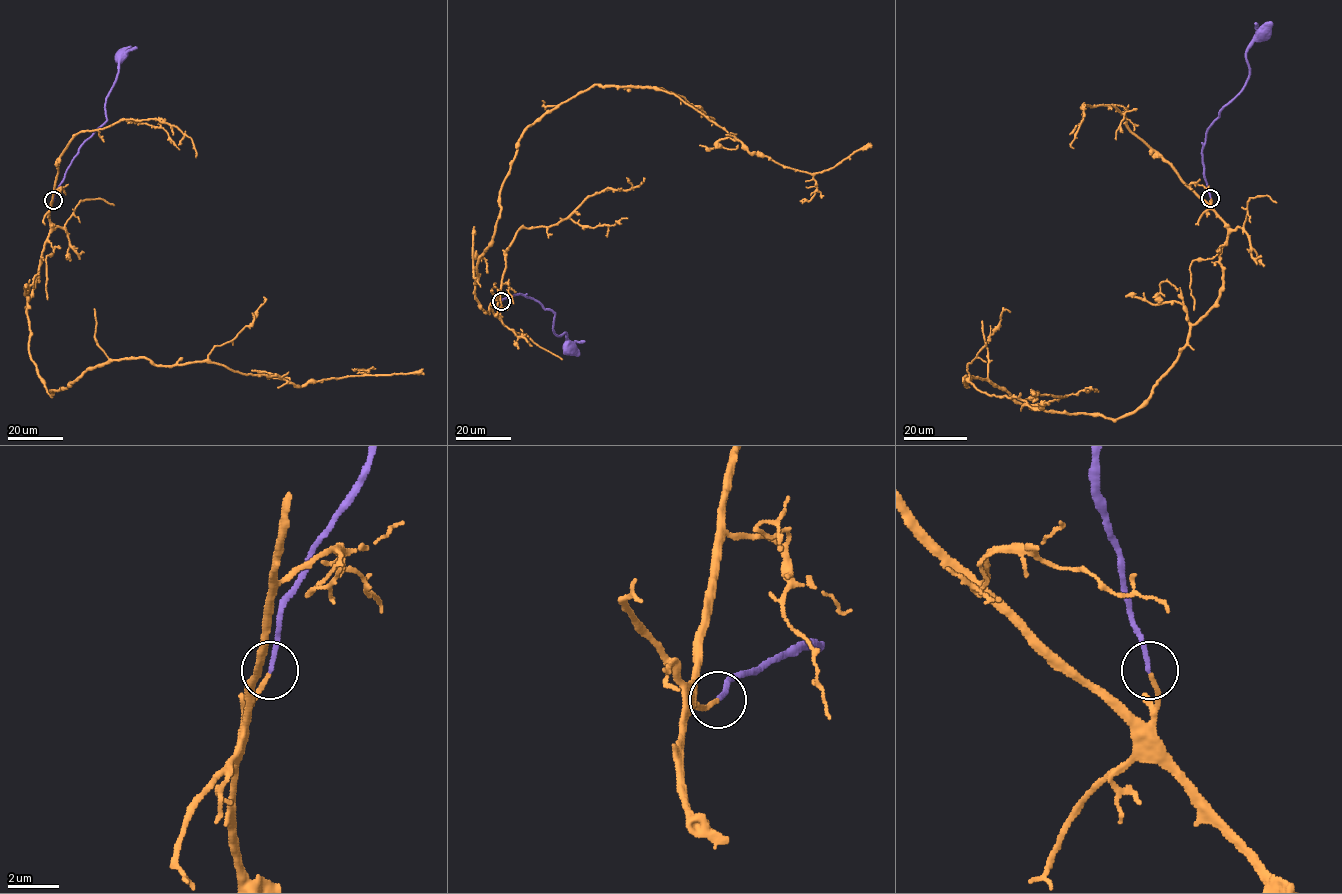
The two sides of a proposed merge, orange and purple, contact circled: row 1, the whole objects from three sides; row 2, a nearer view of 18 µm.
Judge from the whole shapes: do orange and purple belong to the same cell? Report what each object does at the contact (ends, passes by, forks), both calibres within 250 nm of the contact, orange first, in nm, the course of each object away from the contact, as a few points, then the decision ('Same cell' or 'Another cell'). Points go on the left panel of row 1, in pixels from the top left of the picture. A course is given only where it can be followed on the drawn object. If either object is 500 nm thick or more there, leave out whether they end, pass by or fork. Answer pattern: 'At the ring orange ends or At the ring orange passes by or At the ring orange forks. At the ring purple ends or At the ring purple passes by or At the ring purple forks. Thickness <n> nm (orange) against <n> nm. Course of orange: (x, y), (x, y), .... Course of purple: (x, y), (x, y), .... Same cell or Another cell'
At the ring orange ends. At the ring purple ends. Thickness 170 nm (orange) against 180 nm. Course of orange: (53, 201), (27, 304), (29, 355), (50, 395), (87, 370), (140, 357), (210, 362), (301, 387), (422, 369). Course of purple: (53, 200), (78, 148), (106, 120), (105, 102), (123, 54). Same cell

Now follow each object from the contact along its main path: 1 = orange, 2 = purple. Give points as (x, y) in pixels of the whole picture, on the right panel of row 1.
1: (1210, 198), (1227, 229), (1222, 289), (1150, 395), (1116, 419), (964, 378), (1040, 409), (1065, 396), (1030, 390)
2: (1210, 197), (1202, 154), (1207, 130), (1218, 117), (1218, 112), (1244, 86), (1249, 73), (1247, 48), (1265, 31)

